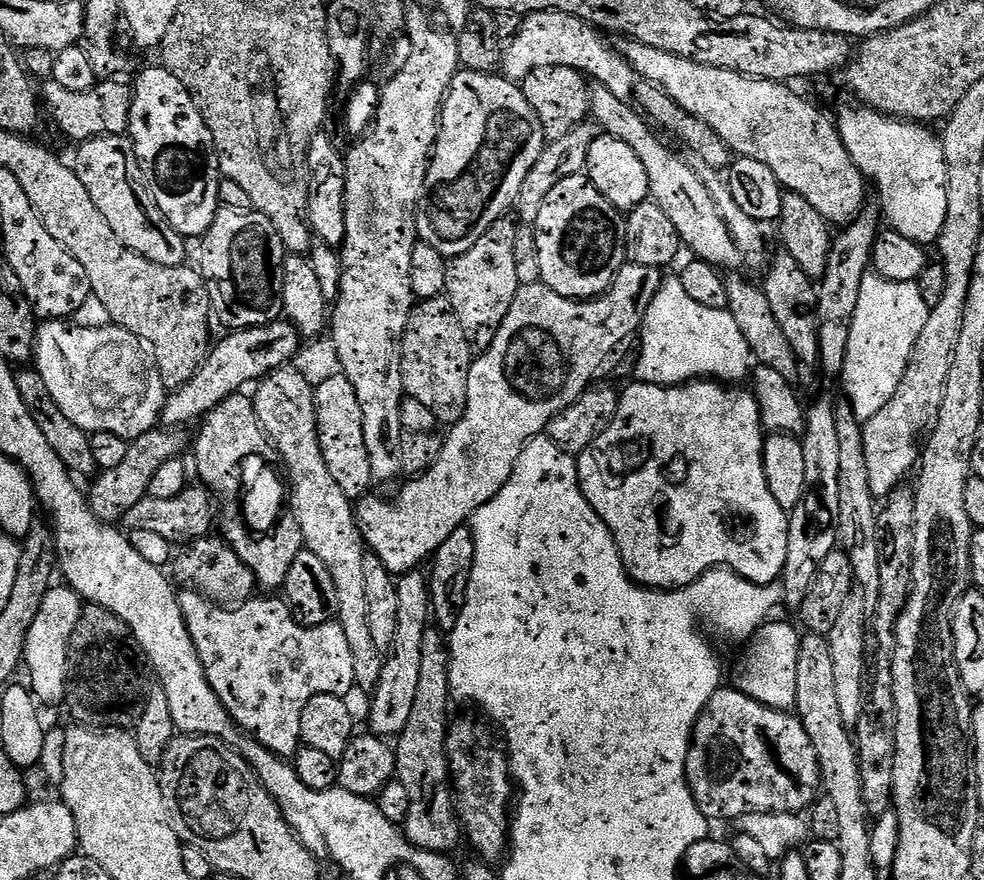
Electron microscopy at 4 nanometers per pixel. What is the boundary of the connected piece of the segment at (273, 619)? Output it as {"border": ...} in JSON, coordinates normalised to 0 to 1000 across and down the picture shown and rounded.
{"border":[[[194,670],[184,672],[182,680],[191,719],[201,739],[207,768],[213,775],[217,789],[222,789],[226,802],[235,813],[245,833],[255,836],[280,859],[300,860],[301,853],[307,848],[307,807],[317,791],[335,789],[353,792],[354,785],[362,782],[360,747],[356,743],[356,733],[352,730],[352,720],[345,707],[311,714],[298,702],[292,685],[285,680],[257,680],[251,686],[235,693],[228,689],[217,689],[214,682]]]}

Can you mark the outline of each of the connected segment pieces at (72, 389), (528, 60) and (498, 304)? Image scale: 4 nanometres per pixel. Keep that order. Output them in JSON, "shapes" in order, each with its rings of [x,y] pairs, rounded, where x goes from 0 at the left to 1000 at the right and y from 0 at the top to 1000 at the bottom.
{"shapes":[[[[64,364],[42,367],[37,375],[35,418],[43,425],[43,434],[59,457],[59,466],[87,492],[111,491],[133,502],[164,481],[169,442],[163,423],[151,397],[127,373],[81,373],[76,366]]],[[[544,14],[529,22],[526,39],[511,51],[506,77],[515,90],[532,93],[543,80],[551,80],[551,75],[579,75],[606,95],[616,98],[620,107],[628,107],[628,111],[638,114],[648,99],[646,81],[629,58],[621,55],[613,44],[617,45],[602,28],[579,16]]],[[[513,248],[502,252],[502,257],[498,257],[498,261],[494,261],[494,266],[474,284],[474,289],[455,295],[451,330],[461,348],[465,366],[470,366],[478,393],[485,401],[493,400],[502,389],[502,380],[506,380],[514,357],[518,357],[518,348],[528,328],[522,303],[522,270],[526,255],[521,250]]]]}

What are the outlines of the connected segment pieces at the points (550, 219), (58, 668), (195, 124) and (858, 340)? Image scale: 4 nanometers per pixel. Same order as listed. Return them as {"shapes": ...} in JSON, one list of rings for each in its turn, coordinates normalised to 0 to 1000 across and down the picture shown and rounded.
{"shapes":[[[[597,199],[567,207],[555,220],[543,258],[549,317],[576,341],[600,341],[614,335],[638,295],[635,242],[624,235]]],[[[55,666],[47,675],[47,680],[43,680],[43,693],[39,693],[39,702],[35,702],[30,720],[26,720],[23,758],[26,764],[28,759],[27,776],[33,790],[42,801],[65,800],[69,774],[69,731],[71,720],[75,720],[75,711],[79,711],[82,694],[83,683],[76,670],[68,666]]],[[[150,77],[136,92],[129,153],[134,160],[134,169],[138,172],[152,220],[157,230],[161,230],[165,243],[169,243],[173,257],[177,257],[177,261],[181,261],[188,270],[206,269],[226,235],[222,225],[222,211],[226,203],[224,182],[220,178],[213,143],[209,143],[197,111],[193,111],[187,95],[181,93],[181,89],[177,89],[170,77]]],[[[893,311],[876,316],[856,428],[861,458],[866,460],[875,480],[888,475],[888,470],[909,452],[909,443],[913,443],[913,434],[917,434],[917,425],[921,425],[929,389],[933,389],[937,370],[941,370],[944,353],[934,322],[904,319]]]]}

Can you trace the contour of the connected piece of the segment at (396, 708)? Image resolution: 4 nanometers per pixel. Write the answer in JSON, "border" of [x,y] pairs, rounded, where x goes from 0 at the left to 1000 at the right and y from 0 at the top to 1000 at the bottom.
{"border":[[[430,649],[410,651],[404,659],[404,716],[397,741],[388,757],[388,770],[384,770],[382,785],[377,788],[378,806],[374,809],[374,823],[387,839],[405,838],[407,831],[417,820],[417,807],[421,807],[421,789],[425,789],[425,766],[429,763],[429,725],[437,713],[435,660]]]}

